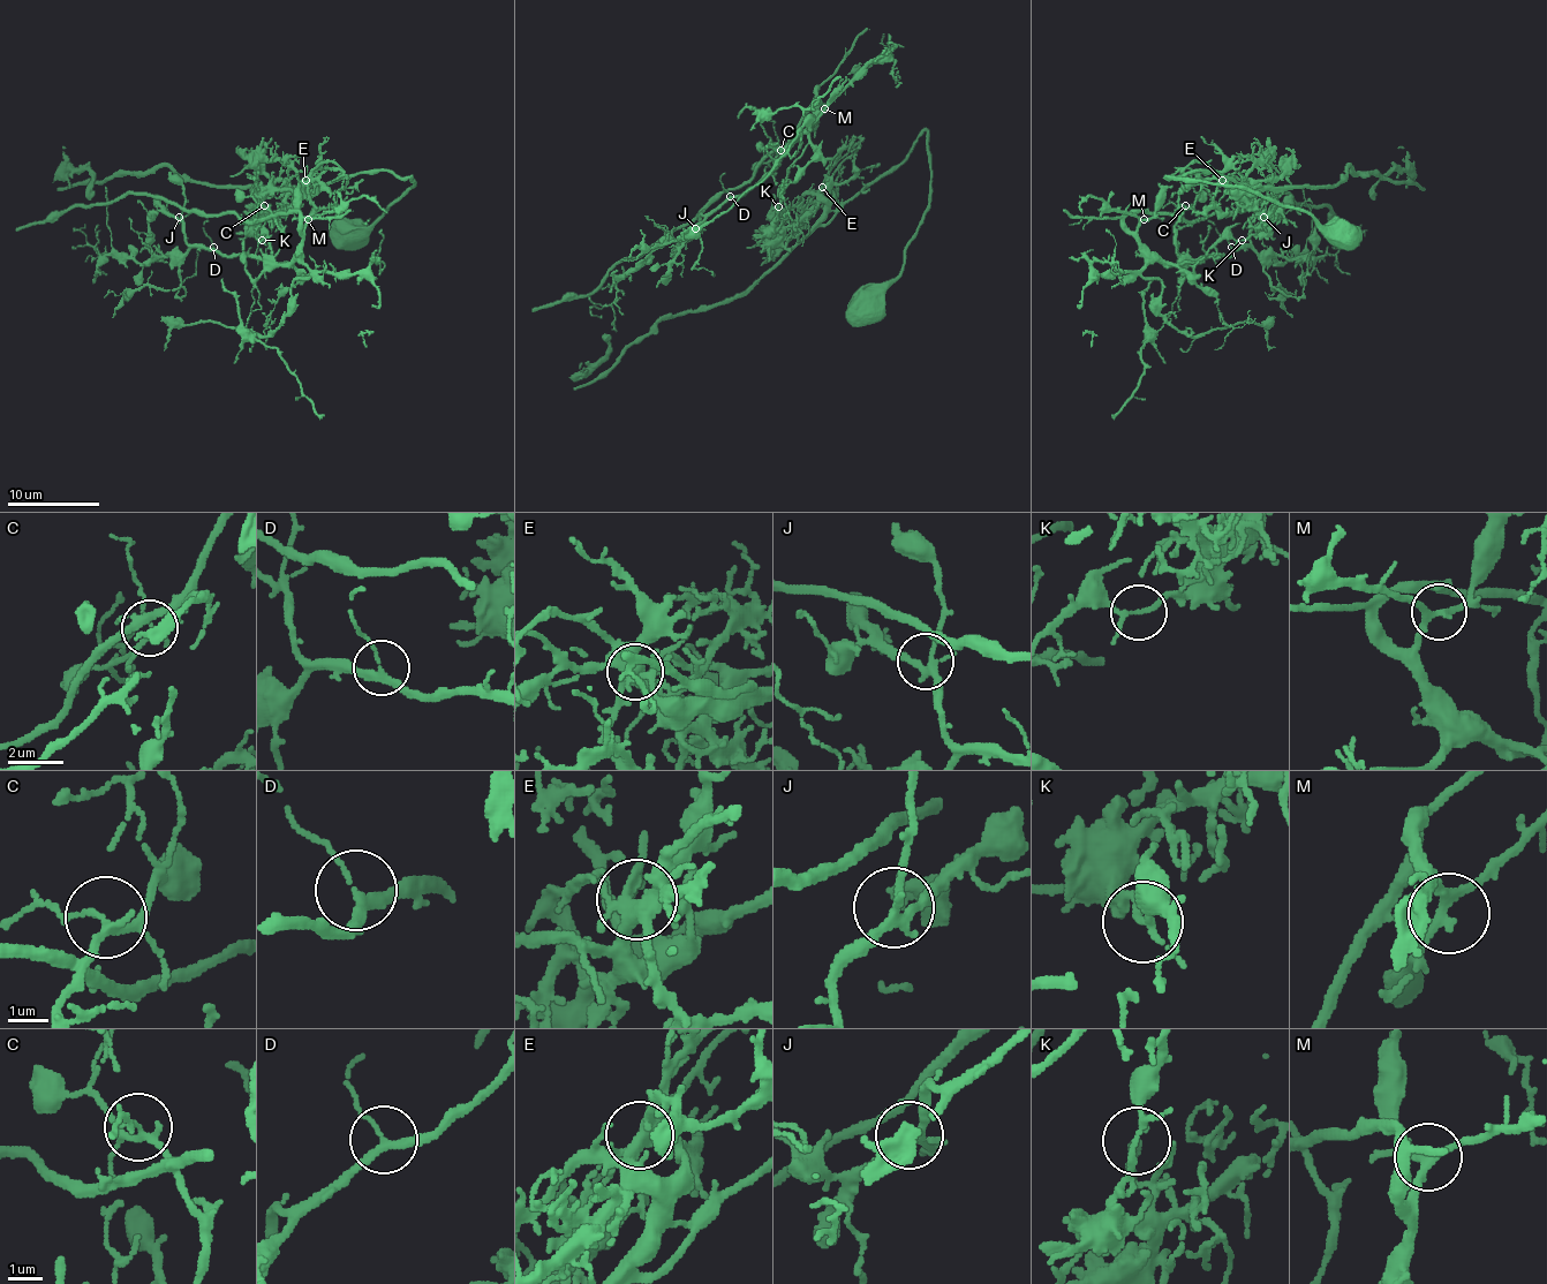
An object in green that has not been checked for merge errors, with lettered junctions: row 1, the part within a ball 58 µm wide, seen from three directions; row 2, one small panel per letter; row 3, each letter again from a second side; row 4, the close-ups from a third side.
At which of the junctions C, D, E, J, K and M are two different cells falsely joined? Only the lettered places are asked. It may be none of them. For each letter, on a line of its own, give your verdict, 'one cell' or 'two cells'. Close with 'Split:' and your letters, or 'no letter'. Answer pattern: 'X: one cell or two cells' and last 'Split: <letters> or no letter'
C: one cell
D: one cell
E: one cell
J: one cell
K: two cells
M: one cell
Split: K

